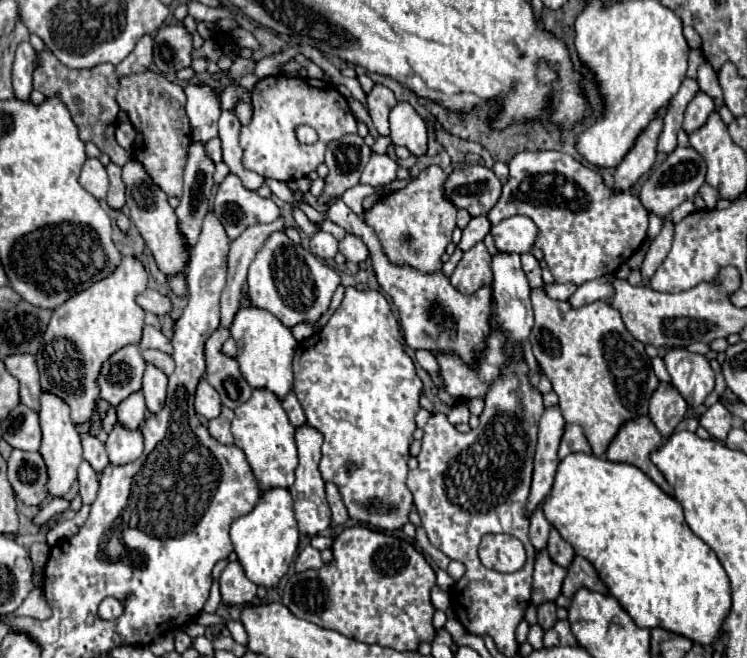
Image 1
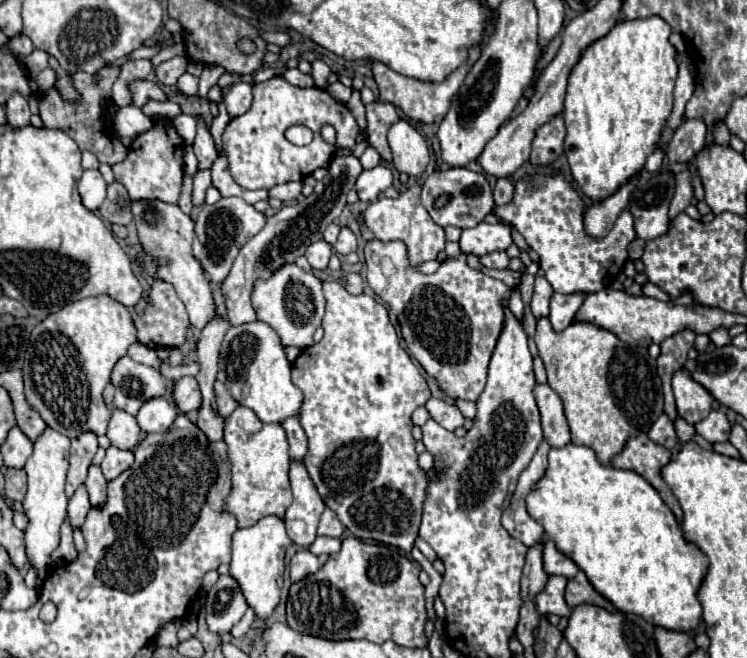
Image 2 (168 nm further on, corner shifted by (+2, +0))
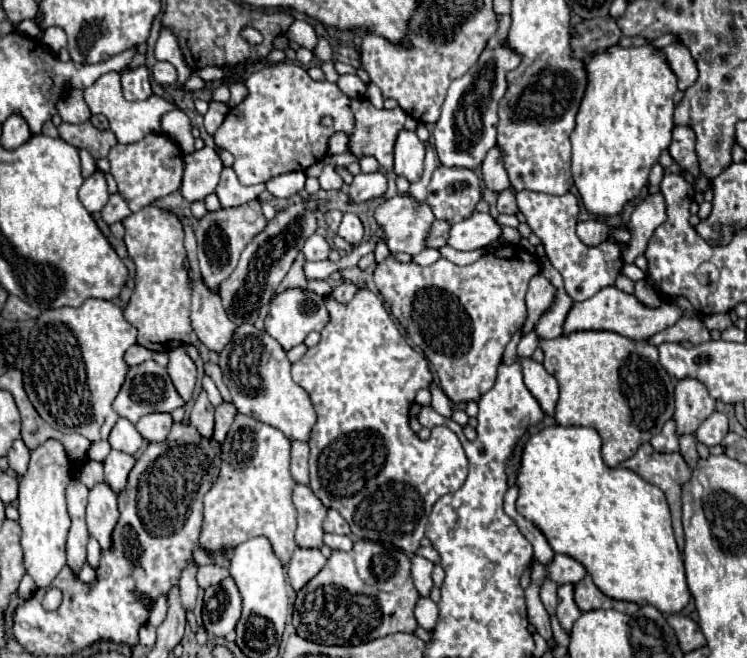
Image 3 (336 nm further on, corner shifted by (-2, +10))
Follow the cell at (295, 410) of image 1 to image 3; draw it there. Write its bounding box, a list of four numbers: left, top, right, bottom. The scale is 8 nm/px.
[290,440,308,484]

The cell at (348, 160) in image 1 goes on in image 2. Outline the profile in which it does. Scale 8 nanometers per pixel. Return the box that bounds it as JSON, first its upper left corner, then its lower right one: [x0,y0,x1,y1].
[220,156,362,326]

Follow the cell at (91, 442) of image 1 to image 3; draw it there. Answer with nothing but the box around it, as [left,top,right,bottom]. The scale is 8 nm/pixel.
[86,482,118,548]

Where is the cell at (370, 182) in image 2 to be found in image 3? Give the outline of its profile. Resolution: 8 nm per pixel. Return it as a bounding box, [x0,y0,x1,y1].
[350,172,386,202]

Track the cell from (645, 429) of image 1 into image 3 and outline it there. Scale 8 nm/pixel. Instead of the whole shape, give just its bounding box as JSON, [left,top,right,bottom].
[622,444,690,548]

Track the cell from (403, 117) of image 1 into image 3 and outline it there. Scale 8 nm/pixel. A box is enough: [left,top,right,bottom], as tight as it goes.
[394,130,426,182]

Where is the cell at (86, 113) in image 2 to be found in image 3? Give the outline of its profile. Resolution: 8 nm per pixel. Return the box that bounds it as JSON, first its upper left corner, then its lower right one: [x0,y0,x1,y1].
[58,120,118,160]

